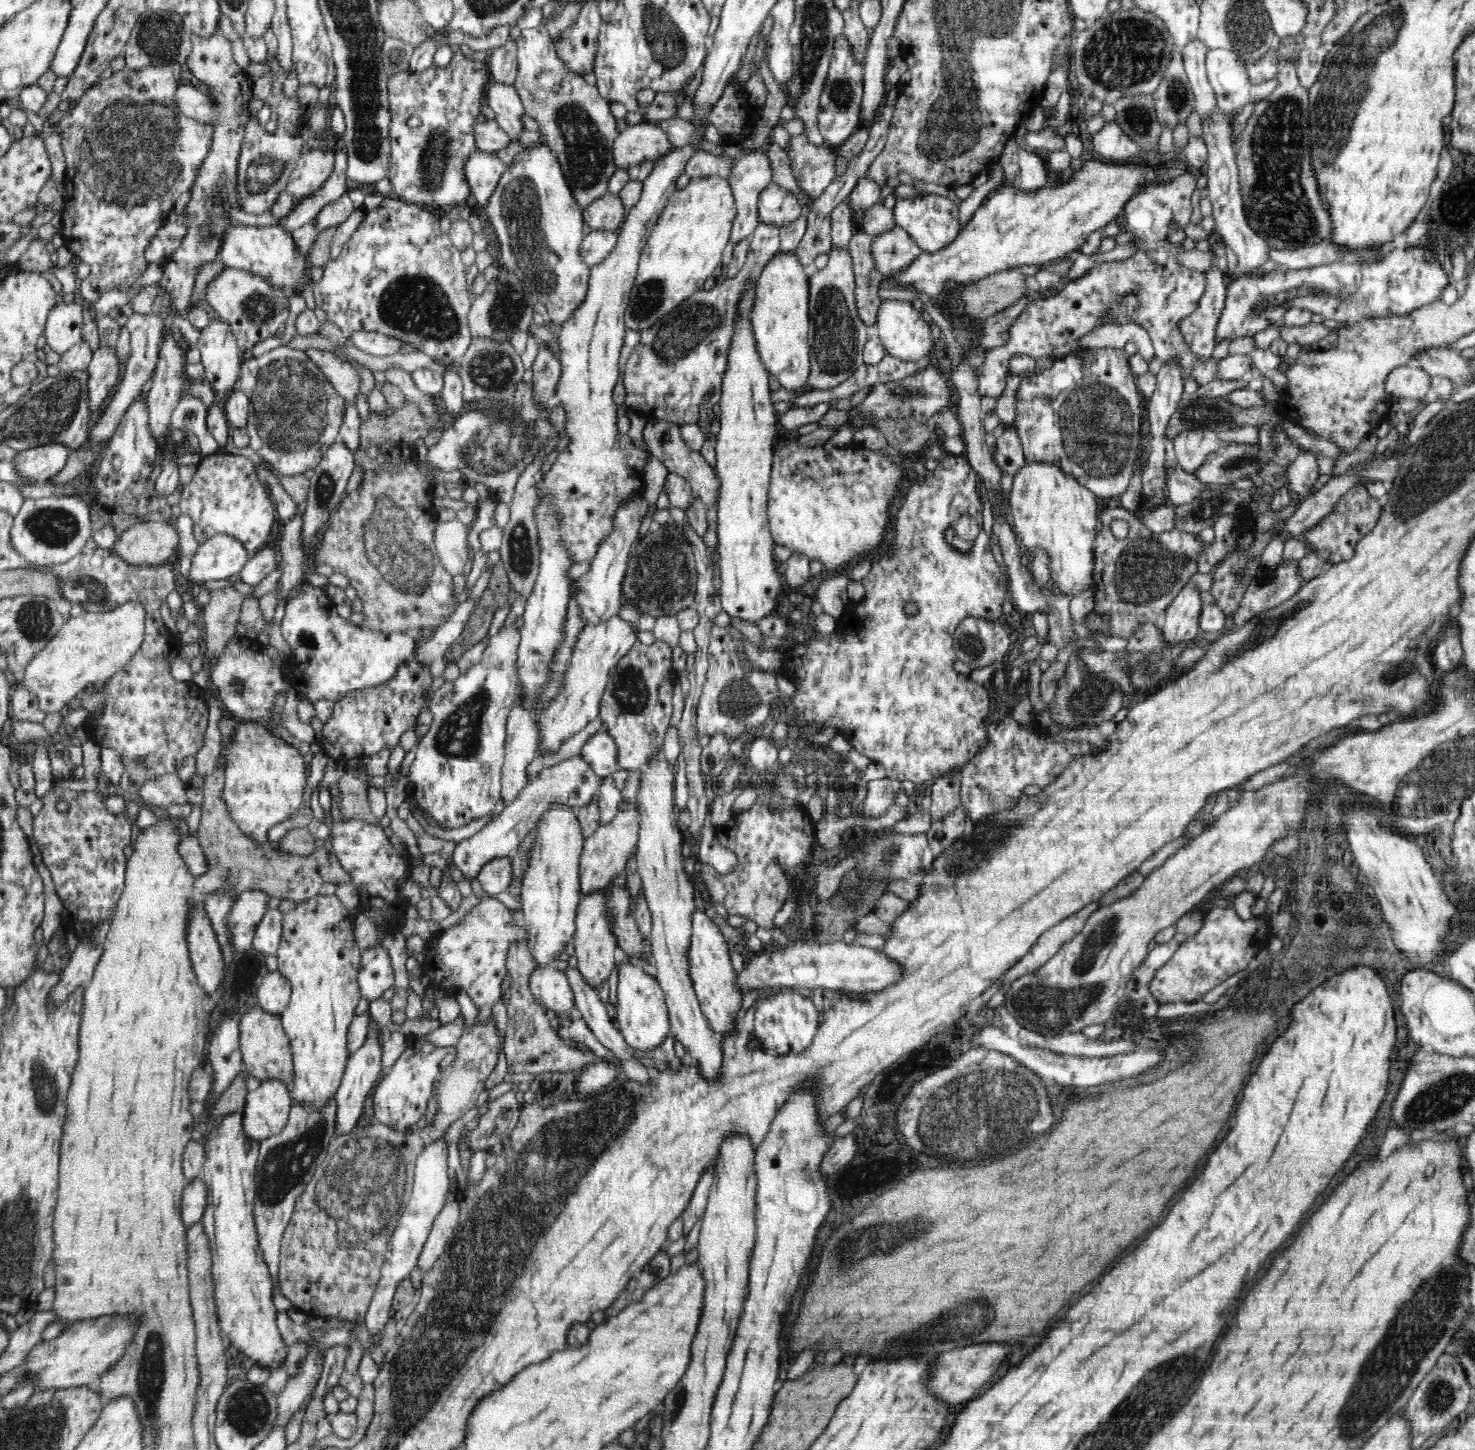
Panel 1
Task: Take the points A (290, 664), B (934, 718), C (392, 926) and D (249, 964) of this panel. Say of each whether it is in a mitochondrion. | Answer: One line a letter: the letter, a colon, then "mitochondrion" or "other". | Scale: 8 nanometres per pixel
A: other
B: other
C: other
D: other

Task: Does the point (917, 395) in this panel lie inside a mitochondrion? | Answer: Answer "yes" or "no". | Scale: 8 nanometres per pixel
yes

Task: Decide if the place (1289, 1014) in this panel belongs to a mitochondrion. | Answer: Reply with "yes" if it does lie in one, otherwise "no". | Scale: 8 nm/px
no

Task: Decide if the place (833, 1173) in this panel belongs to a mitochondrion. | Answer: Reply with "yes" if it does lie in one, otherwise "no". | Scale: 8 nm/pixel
no

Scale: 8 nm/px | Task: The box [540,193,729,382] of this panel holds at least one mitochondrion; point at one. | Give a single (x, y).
(678, 338)

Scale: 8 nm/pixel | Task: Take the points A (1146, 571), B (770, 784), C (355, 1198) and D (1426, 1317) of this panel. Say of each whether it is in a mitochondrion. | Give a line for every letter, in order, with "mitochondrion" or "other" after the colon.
A: mitochondrion
B: other
C: mitochondrion
D: mitochondrion

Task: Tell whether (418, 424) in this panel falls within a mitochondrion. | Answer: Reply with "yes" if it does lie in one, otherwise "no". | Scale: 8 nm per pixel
no

